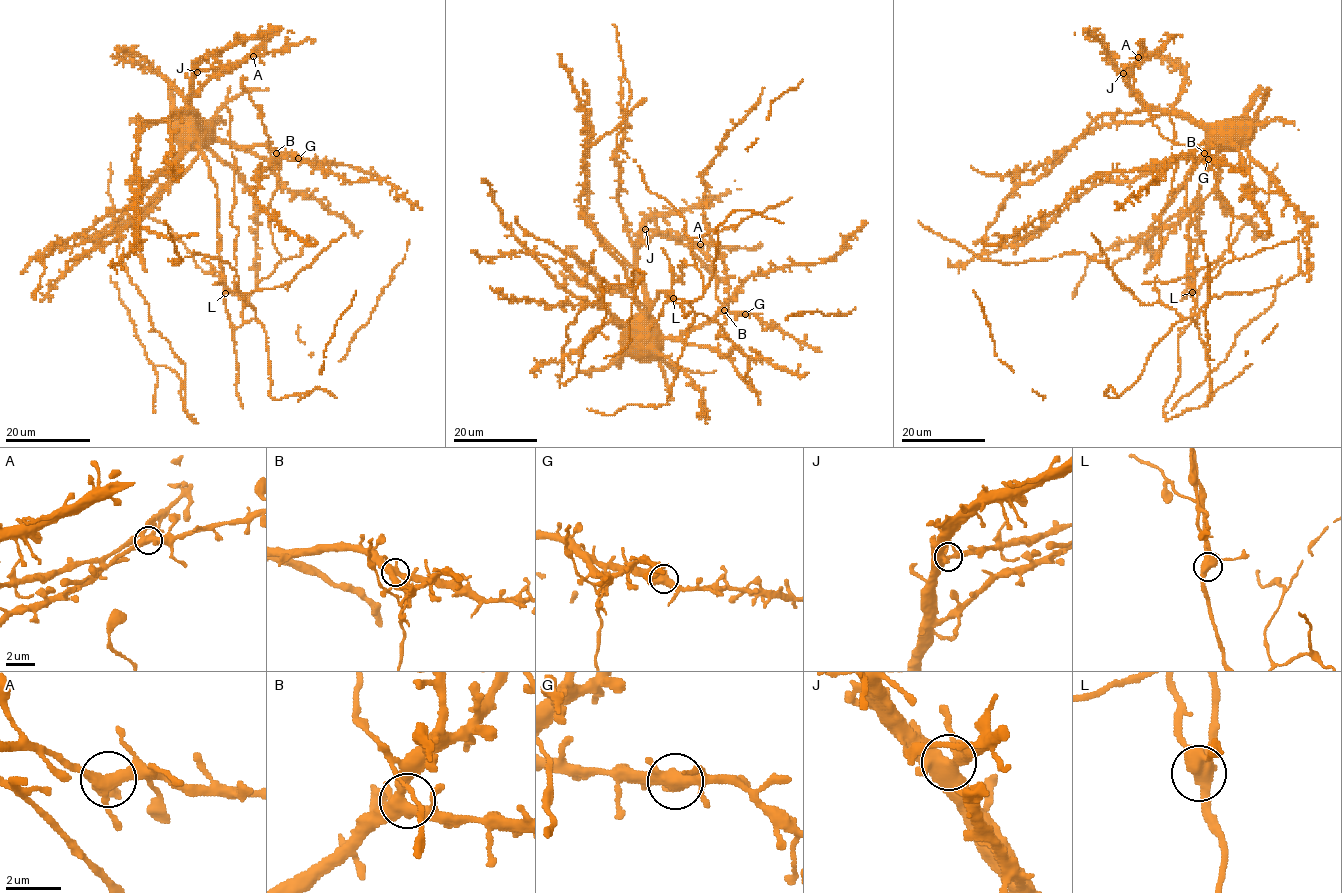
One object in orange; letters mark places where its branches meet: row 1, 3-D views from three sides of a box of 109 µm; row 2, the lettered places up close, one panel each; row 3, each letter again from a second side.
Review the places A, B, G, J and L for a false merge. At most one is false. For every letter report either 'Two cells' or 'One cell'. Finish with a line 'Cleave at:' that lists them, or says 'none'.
A: One cell
B: One cell
G: One cell
J: One cell
L: Two cells
Cleave at: L

